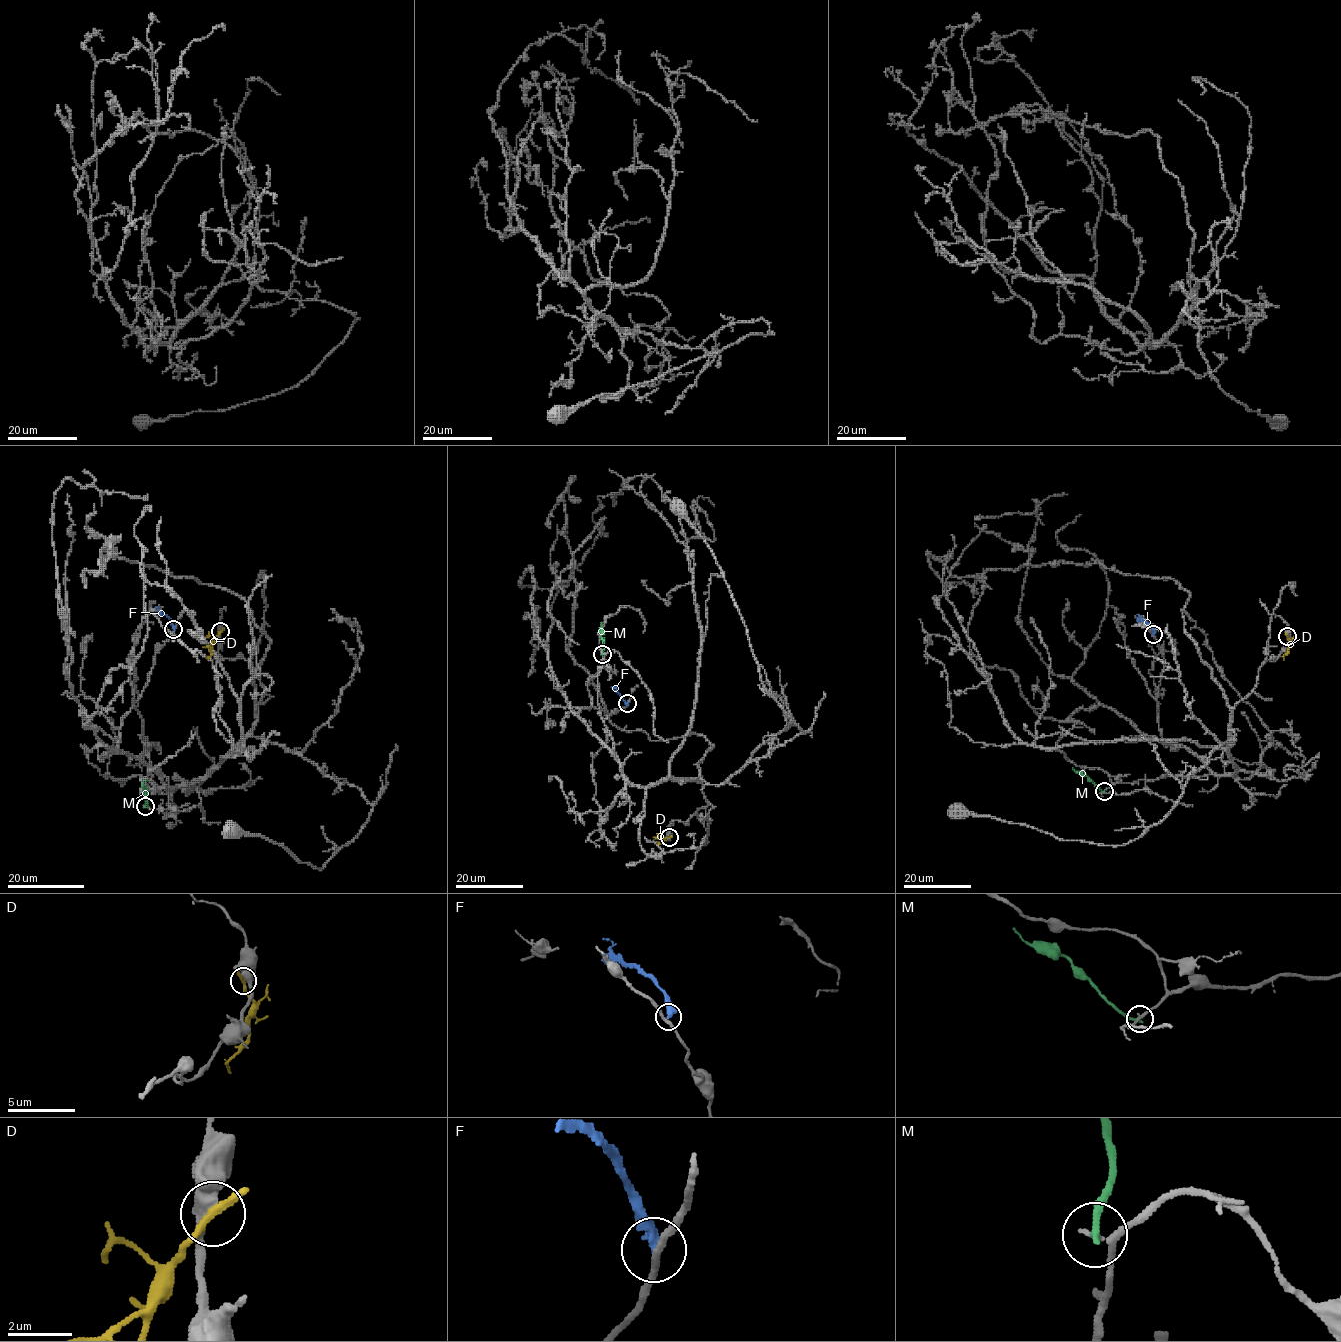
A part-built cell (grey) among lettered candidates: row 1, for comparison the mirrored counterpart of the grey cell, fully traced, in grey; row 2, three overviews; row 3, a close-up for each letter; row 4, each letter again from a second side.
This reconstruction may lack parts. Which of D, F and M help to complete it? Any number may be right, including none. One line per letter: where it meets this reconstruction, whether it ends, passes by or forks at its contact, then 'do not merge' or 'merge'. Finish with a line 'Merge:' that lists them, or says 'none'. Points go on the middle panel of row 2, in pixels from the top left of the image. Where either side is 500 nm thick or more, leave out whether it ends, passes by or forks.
D: contact (669, 837); do not merge
F: contact (627, 703); it ends; do not merge
M: contact (602, 654); it ends; do not merge
Merge: none

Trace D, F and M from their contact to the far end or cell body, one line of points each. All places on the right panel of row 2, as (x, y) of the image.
D: (1287, 636), (1289, 648), (1284, 659)
F: (1153, 634), (1151, 626), (1136, 614)
M: (1104, 791), (1073, 768)

